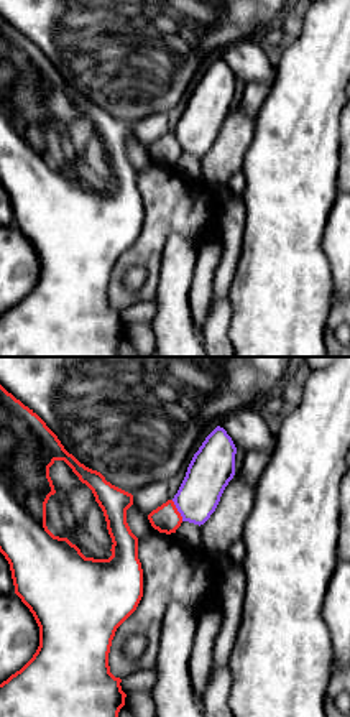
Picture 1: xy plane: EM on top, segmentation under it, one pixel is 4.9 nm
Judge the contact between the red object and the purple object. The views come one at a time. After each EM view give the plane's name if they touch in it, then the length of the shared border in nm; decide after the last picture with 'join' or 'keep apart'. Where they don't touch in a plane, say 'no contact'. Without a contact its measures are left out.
xy | 120 nm

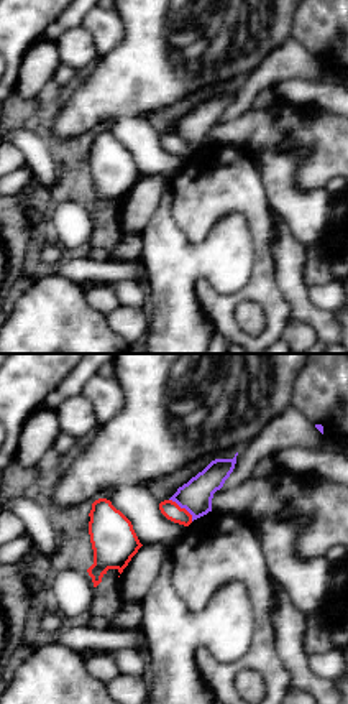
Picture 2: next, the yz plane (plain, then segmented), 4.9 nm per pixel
yz | 160 nm

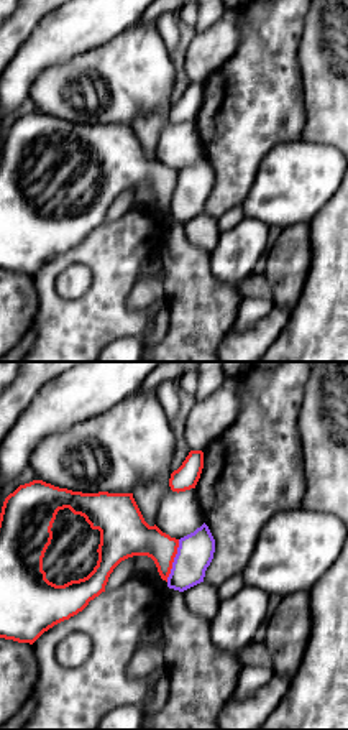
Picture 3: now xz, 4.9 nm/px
xz | 220 nm

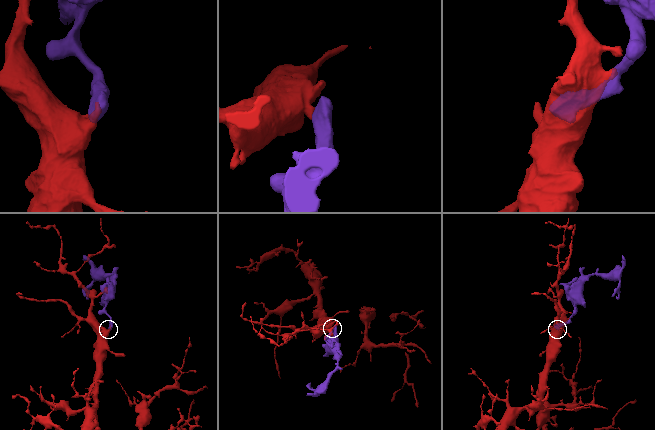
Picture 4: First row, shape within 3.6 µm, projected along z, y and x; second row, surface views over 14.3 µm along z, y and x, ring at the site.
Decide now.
keep apart

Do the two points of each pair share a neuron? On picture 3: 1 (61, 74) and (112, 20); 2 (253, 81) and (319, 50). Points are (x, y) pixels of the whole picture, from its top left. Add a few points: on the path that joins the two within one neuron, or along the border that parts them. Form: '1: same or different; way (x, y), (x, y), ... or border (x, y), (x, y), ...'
1: different; border (115, 35), (97, 46), (45, 68)
2: different; border (304, 22), (299, 48), (302, 97)

